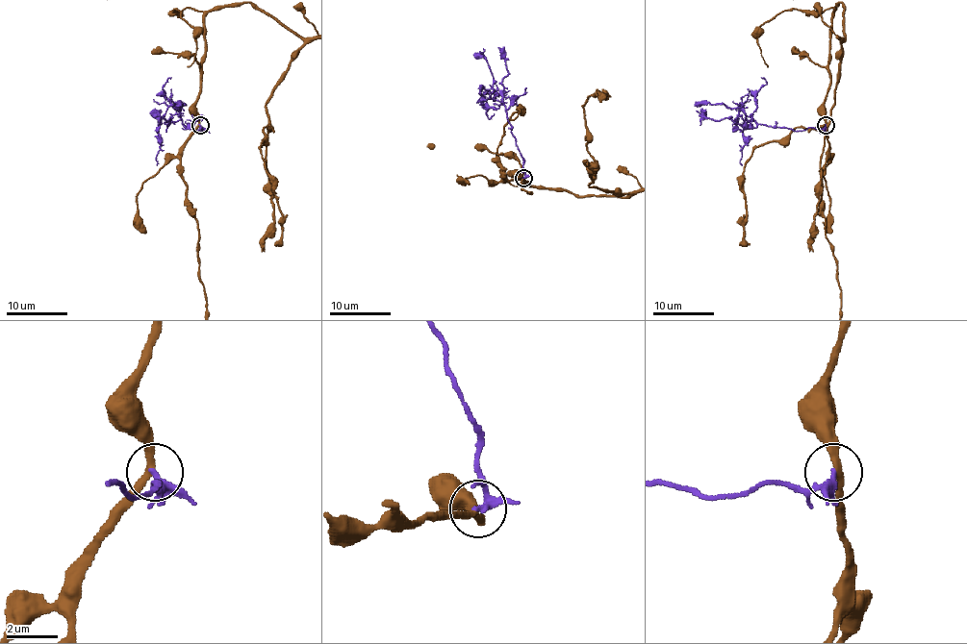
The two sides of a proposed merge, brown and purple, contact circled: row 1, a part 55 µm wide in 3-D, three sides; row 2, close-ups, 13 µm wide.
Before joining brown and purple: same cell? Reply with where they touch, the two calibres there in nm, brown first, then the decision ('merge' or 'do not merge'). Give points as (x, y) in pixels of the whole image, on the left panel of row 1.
(200, 125) | 280/200 nm | do not merge

